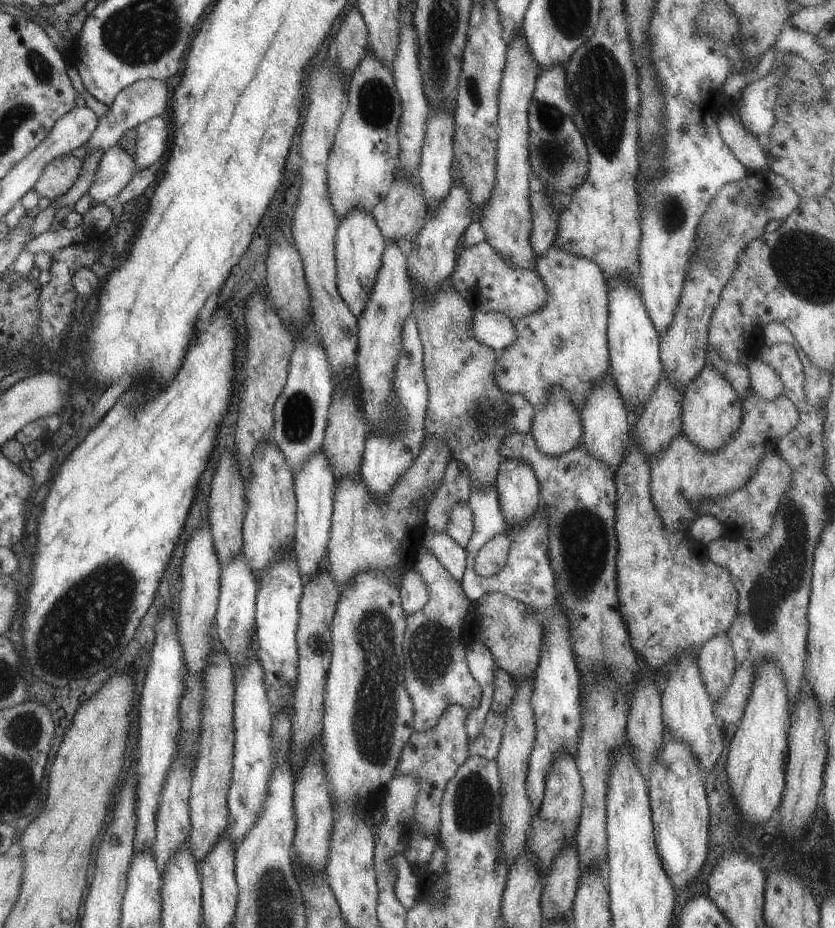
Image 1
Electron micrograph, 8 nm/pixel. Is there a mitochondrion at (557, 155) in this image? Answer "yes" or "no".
yes

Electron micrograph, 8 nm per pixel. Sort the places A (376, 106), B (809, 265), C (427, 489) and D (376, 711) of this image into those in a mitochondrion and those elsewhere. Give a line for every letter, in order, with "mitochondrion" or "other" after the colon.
A: mitochondrion
B: mitochondrion
C: other
D: mitochondrion

